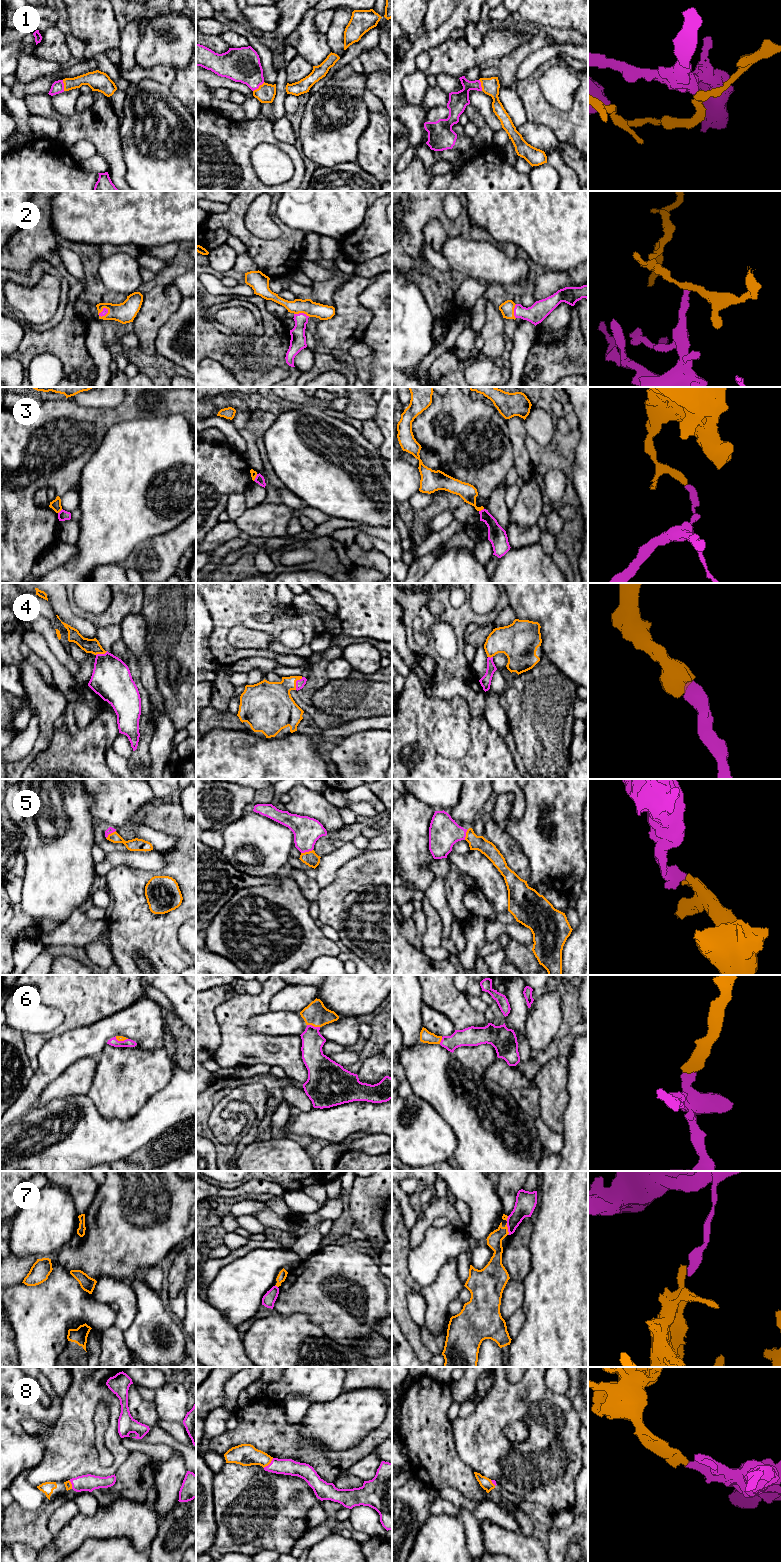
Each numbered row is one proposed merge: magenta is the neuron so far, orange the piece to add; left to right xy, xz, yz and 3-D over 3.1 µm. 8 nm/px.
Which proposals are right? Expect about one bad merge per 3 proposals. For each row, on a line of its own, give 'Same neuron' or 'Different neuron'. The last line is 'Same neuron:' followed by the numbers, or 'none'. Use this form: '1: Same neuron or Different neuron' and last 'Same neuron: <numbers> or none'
1: Same neuron
2: Same neuron
3: Different neuron
4: Same neuron
5: Same neuron
6: Same neuron
7: Different neuron
8: Same neuron
Same neuron: 1, 2, 4, 5, 6, 8

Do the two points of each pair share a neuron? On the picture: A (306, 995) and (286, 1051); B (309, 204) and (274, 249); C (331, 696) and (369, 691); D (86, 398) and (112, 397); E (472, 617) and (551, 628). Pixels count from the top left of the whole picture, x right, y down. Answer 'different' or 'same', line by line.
A: different
B: different
C: same
D: same
E: different

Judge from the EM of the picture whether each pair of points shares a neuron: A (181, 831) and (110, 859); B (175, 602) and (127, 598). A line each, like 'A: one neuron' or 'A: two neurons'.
A: two neurons
B: two neurons

